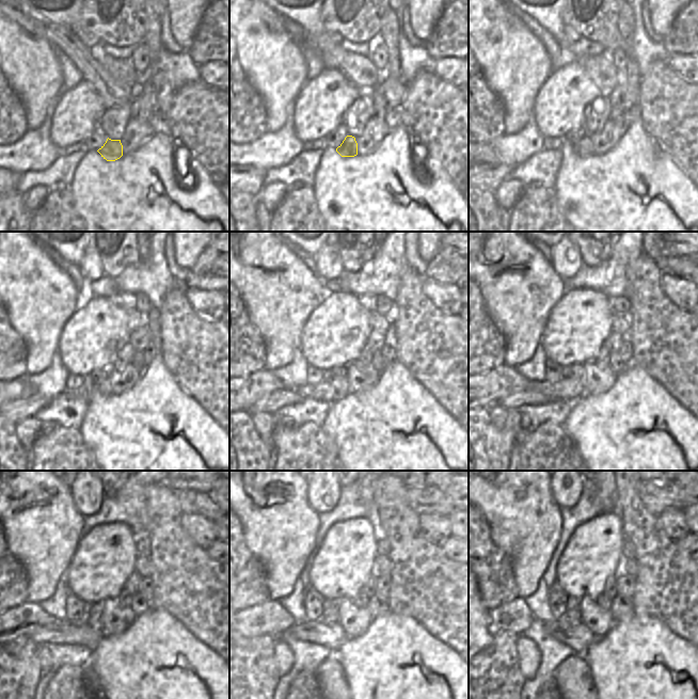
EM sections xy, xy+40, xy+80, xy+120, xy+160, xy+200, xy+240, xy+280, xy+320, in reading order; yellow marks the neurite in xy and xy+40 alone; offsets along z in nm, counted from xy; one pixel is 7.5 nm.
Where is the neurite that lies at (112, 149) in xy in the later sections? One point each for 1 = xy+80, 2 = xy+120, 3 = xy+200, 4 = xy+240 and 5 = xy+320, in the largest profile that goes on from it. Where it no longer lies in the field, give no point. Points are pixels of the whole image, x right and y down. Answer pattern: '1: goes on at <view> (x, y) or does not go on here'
1: goes on at xy+80 (583, 148)
2: goes on at xy+120 (102, 388)
3: goes on at xy+200 (490, 386)
4: goes on at xy+240 (27, 619)
5: goes on at xy+320 (514, 616)

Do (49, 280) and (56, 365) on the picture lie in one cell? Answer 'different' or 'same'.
different

